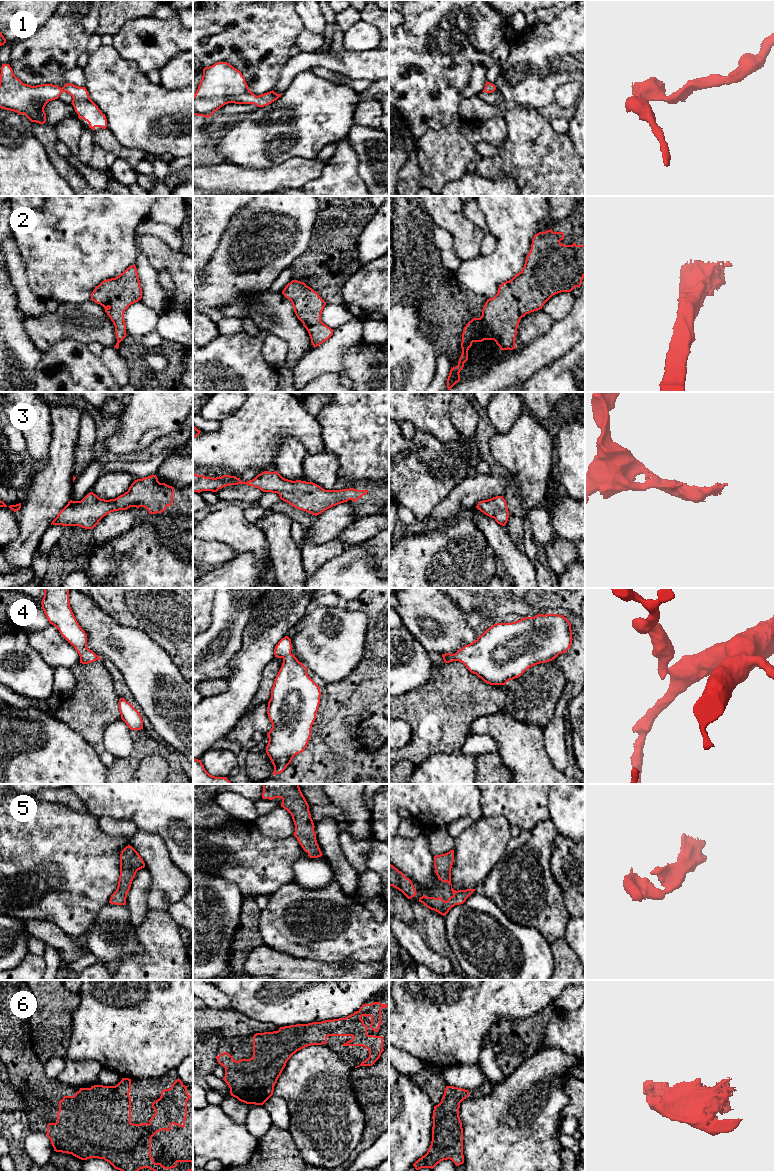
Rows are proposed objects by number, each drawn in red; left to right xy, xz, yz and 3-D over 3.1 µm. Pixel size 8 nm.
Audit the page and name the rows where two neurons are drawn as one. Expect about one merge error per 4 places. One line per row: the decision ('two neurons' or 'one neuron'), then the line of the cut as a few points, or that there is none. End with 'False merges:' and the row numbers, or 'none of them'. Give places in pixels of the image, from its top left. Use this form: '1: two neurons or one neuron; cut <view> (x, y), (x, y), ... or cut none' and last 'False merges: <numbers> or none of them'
1: one neuron; cut none
2: one neuron; cut none
3: one neuron; cut none
4: one neuron; cut none
5: one neuron; cut none
6: one neuron; cut none
False merges: none of them

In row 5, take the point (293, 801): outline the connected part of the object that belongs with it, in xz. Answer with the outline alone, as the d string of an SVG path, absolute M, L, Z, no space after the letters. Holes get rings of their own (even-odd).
M263 784L263 799L281 798L281 807L287 810L295 825L294 836L310 858L318 858L323 854L319 848L314 832L314 823L309 805L303 796L299 784Z

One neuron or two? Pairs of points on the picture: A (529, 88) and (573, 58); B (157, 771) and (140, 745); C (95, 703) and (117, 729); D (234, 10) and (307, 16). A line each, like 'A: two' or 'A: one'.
A: one
B: two
C: two
D: two

